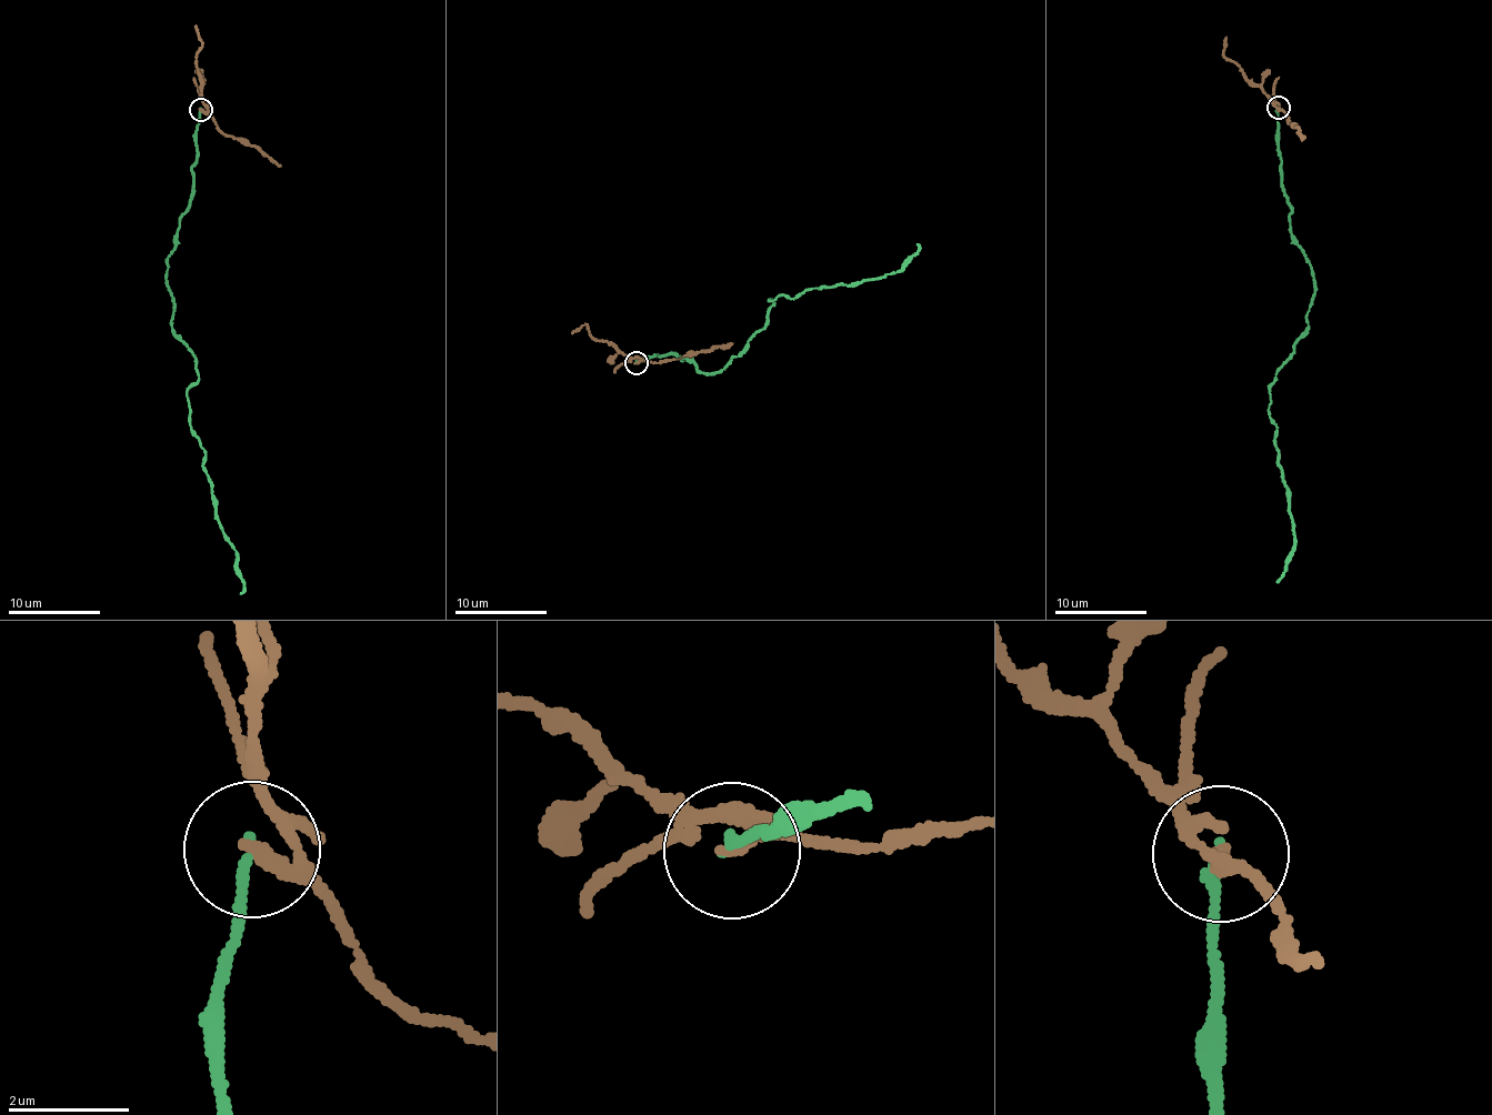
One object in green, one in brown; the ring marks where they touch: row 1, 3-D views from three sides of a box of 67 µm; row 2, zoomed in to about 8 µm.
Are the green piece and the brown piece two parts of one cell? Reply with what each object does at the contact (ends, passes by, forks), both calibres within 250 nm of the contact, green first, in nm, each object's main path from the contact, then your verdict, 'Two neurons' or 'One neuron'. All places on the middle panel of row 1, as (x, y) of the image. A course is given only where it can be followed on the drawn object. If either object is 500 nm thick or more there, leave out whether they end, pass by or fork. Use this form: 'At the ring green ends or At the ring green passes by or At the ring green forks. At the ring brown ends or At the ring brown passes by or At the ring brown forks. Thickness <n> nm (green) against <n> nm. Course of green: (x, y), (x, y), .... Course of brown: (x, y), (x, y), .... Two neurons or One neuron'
At the ring green ends. At the ring brown passes by. Thickness 150 nm (green) against 160 nm. Course of green: (636, 363), (674, 352), (703, 373), (724, 369), (764, 328), (770, 299), (894, 273), (918, 253), (918, 243). Course of brown: (636, 363), (639, 360), (594, 338), (586, 324), (571, 332). Two neurons

